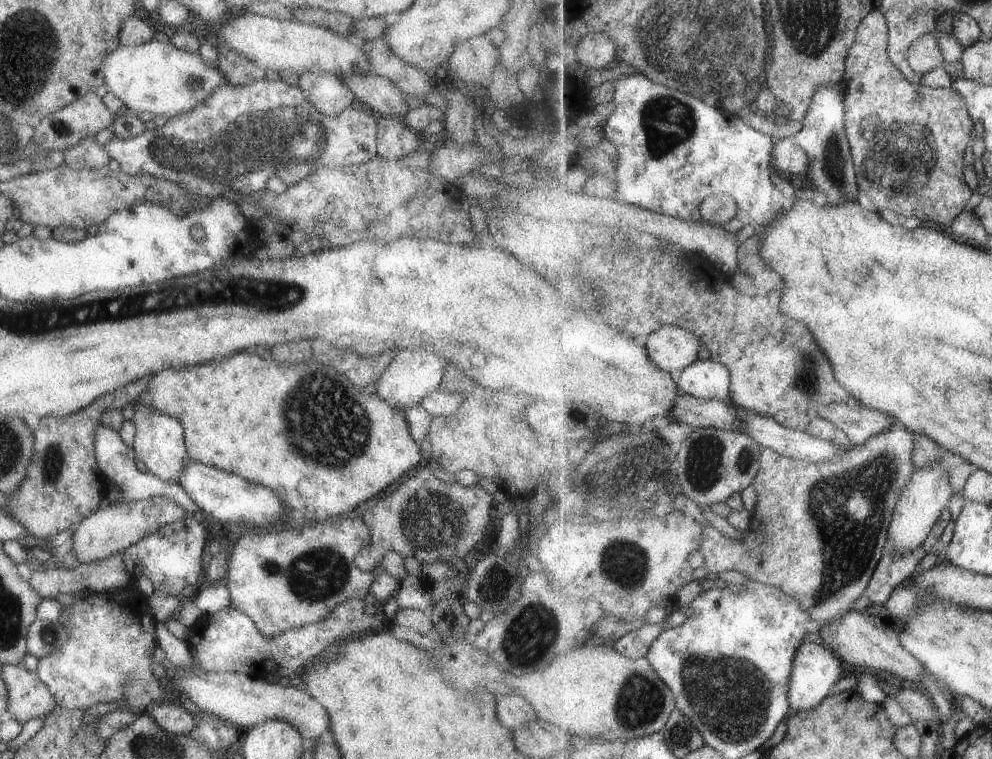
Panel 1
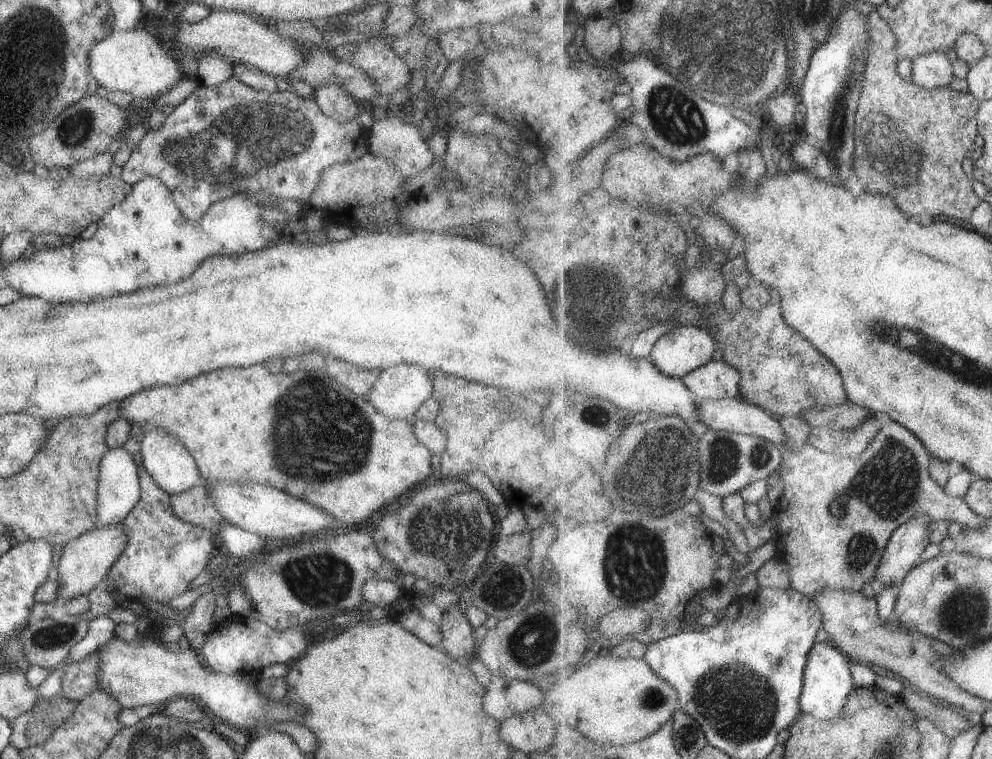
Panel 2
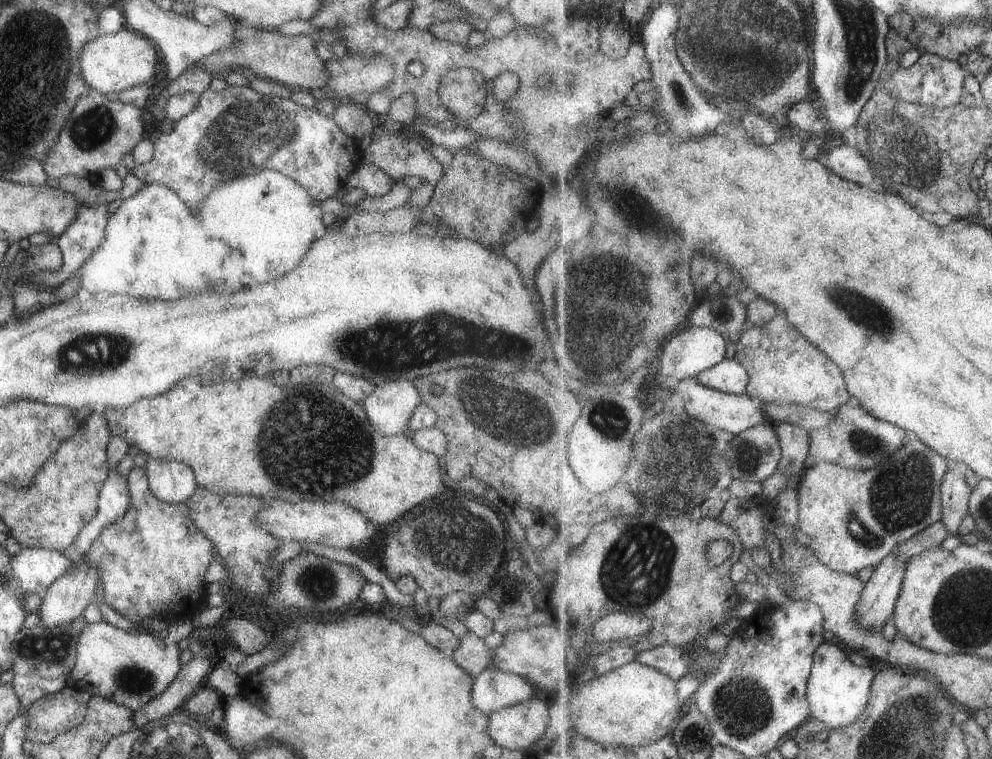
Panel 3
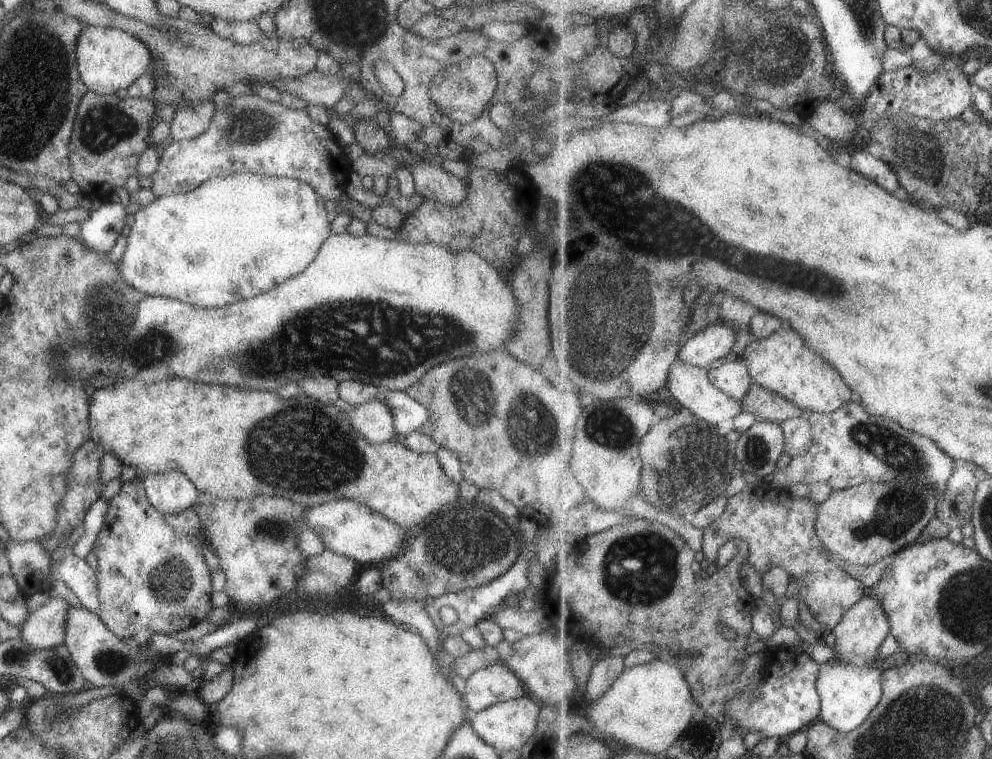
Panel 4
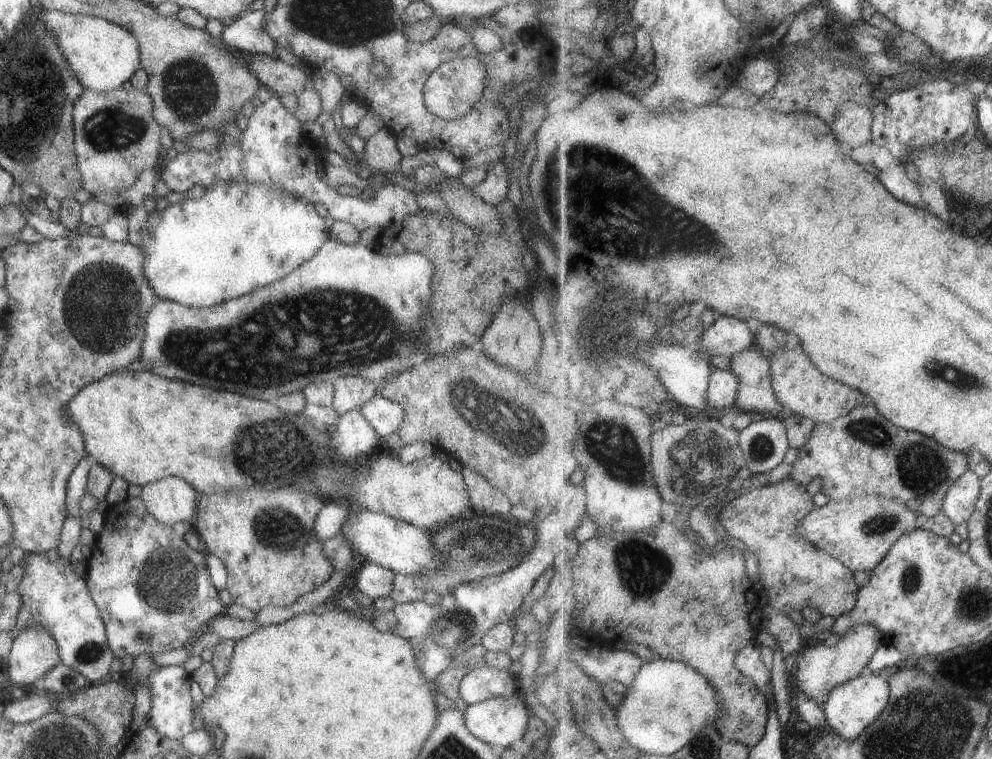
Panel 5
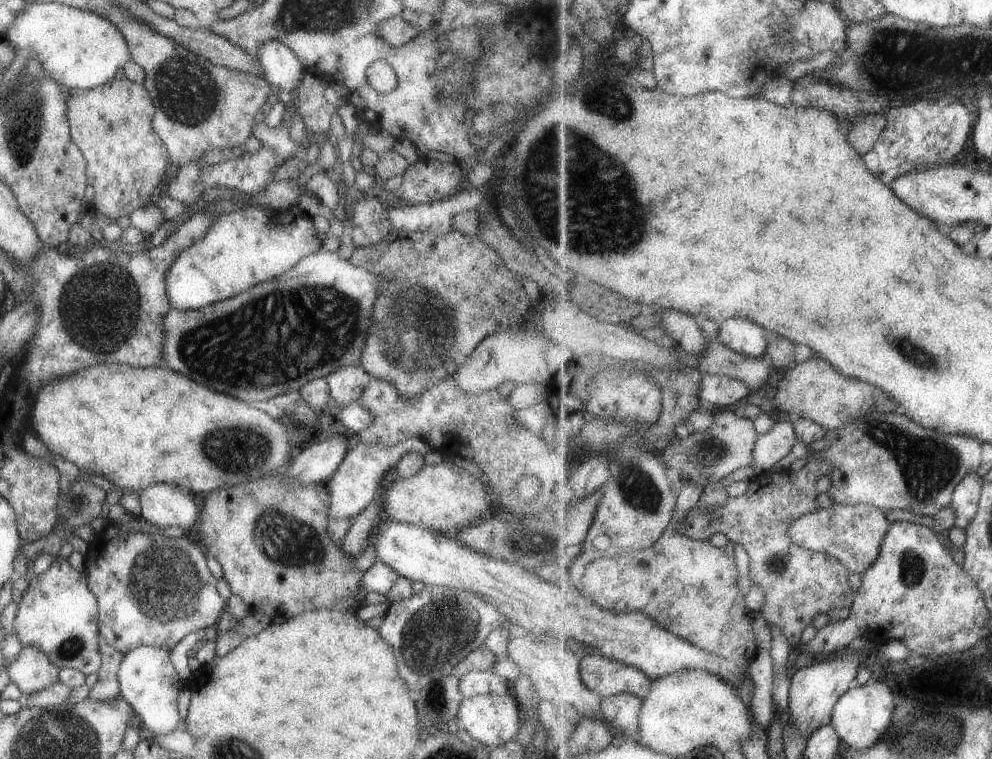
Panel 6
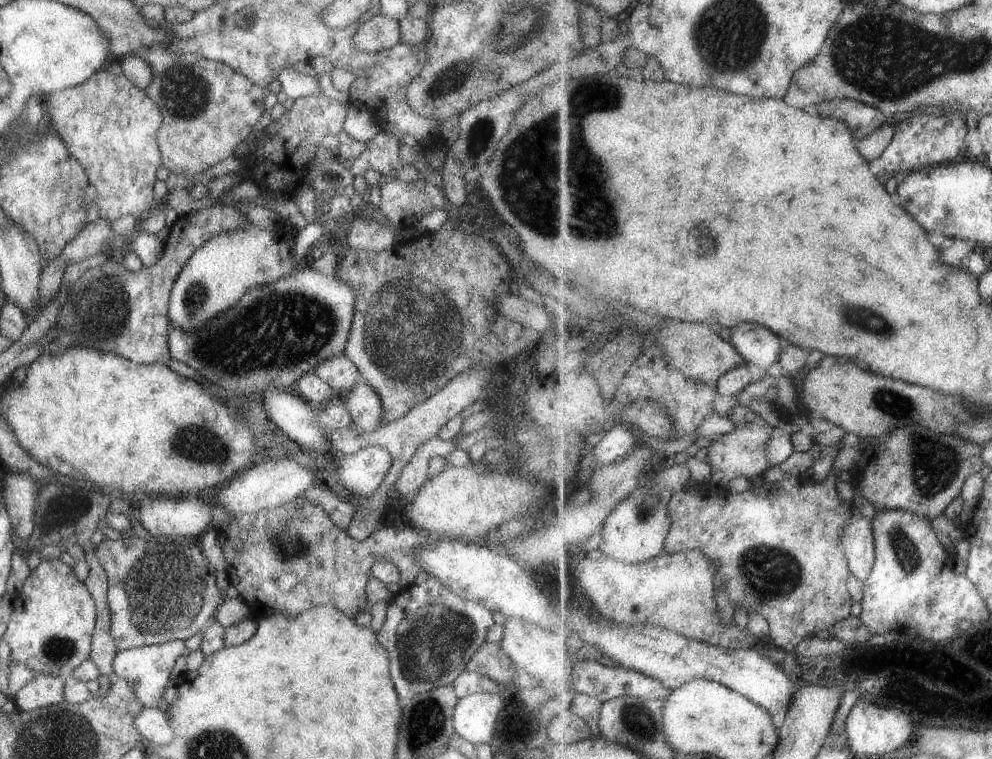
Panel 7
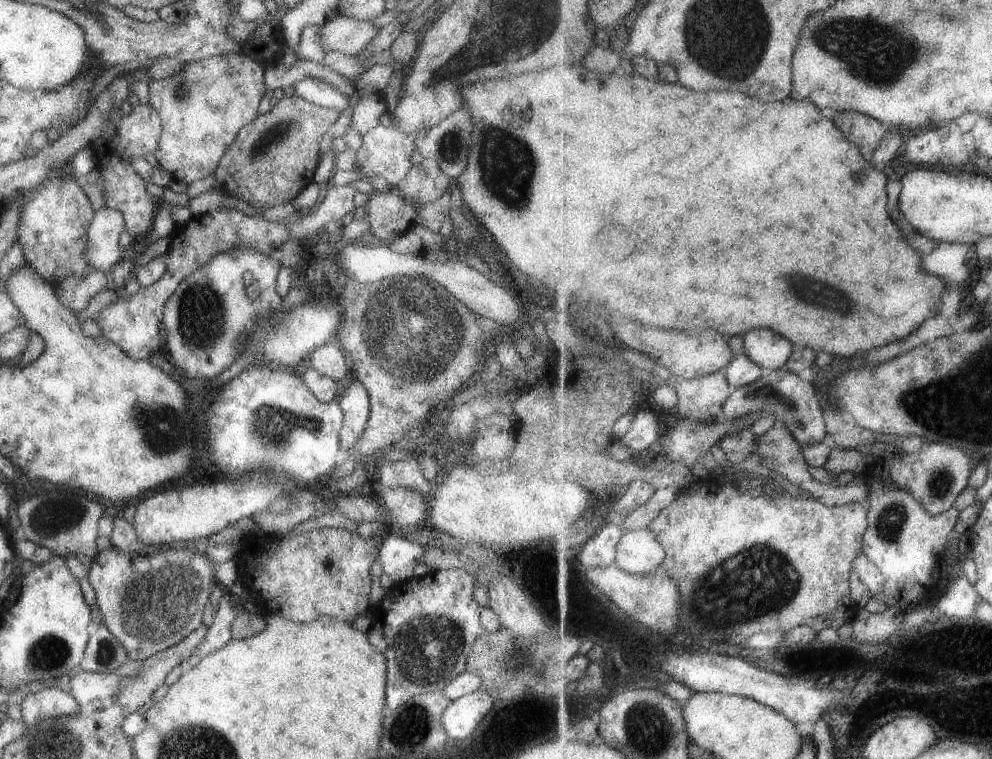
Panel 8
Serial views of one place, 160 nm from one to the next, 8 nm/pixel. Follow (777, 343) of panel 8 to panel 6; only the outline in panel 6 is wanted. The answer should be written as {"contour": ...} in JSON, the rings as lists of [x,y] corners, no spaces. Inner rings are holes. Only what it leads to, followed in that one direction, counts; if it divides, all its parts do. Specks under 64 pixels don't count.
{"contour":[[[731,318],[719,323],[717,340],[735,352],[759,358],[767,356],[767,346],[770,345],[767,332],[745,318]]]}

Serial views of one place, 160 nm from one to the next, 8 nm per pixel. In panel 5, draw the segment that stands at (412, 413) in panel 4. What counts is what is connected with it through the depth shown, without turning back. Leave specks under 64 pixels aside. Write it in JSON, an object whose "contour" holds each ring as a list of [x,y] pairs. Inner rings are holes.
{"contour":[[[374,395],[358,410],[365,420],[371,422],[371,426],[377,430],[380,438],[397,432],[399,424],[403,422],[403,406],[380,395]]]}

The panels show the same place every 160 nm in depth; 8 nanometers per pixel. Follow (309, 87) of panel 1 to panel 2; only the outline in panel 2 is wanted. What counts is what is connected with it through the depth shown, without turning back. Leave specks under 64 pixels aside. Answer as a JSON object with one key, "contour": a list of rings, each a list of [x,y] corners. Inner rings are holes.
{"contour":[[[323,84],[313,88],[313,102],[324,116],[334,122],[353,120],[362,108],[358,103],[337,84]]]}

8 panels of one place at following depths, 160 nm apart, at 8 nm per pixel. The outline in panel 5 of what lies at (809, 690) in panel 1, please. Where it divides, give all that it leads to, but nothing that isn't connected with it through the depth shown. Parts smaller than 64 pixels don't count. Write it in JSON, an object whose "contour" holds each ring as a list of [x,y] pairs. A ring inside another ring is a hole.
{"contour":[[[866,671],[858,678],[847,680],[845,684],[835,686],[835,689],[831,690],[824,705],[827,727],[837,732],[842,738],[855,740],[855,738],[859,738],[859,734],[863,734],[879,718],[879,714],[882,714],[883,710],[887,709],[889,702],[891,702],[890,699],[889,679],[878,673]]]}

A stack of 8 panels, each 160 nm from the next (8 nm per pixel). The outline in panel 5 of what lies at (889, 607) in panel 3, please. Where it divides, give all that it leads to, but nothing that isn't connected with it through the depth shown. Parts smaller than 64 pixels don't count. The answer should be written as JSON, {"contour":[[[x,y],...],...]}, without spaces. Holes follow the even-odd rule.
{"contour":[[[861,624],[861,626],[849,628],[845,632],[845,636],[841,636],[835,646],[828,647],[819,642],[807,649],[800,662],[795,665],[792,671],[793,676],[803,692],[807,692],[811,698],[819,700],[824,706],[835,686],[841,686],[847,680],[858,678],[862,673],[866,672],[866,666],[873,658],[873,654],[885,644],[885,641],[886,635],[883,630],[879,630],[873,624]]]}

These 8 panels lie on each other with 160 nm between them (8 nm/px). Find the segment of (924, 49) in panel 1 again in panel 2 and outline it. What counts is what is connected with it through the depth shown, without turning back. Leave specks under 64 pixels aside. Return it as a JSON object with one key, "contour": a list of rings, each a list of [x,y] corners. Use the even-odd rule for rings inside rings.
{"contour":[[[934,51],[921,54],[914,60],[913,75],[908,80],[926,90],[949,87],[954,77],[952,56]]]}

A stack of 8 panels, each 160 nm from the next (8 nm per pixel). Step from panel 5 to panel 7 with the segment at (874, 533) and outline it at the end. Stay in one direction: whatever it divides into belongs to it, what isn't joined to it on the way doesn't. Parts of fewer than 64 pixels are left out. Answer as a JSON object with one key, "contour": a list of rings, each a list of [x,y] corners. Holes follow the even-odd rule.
{"contour":[[[854,508],[854,516],[844,527],[841,542],[850,563],[850,572],[865,582],[871,576],[876,559],[876,540],[872,518]]]}

